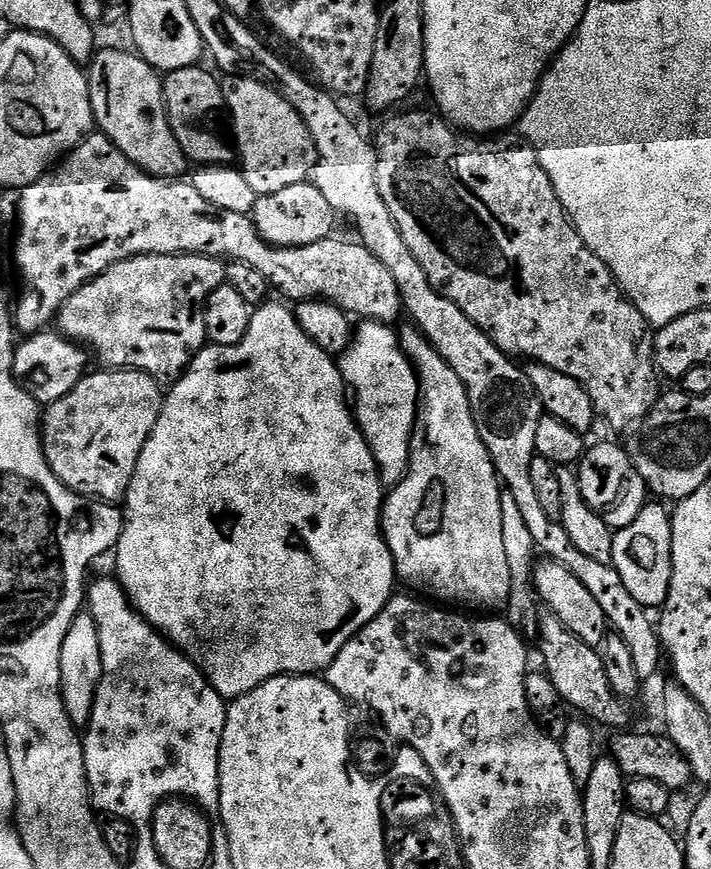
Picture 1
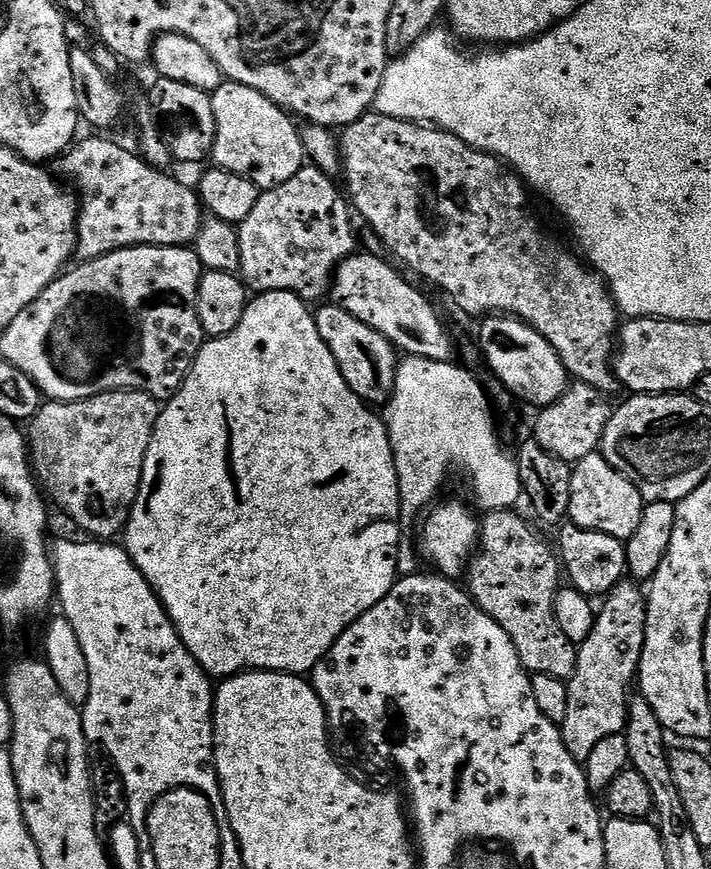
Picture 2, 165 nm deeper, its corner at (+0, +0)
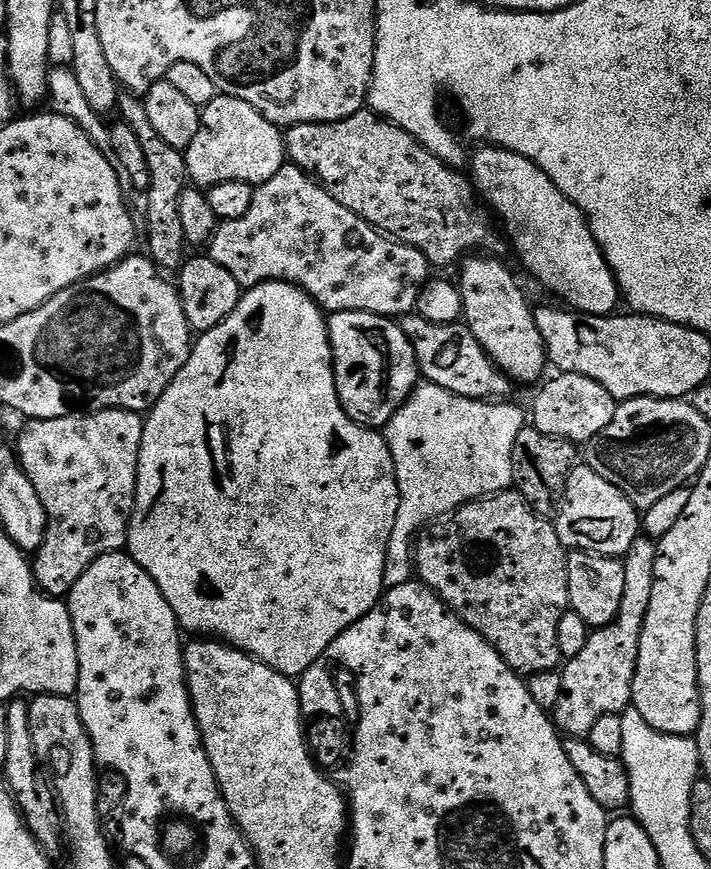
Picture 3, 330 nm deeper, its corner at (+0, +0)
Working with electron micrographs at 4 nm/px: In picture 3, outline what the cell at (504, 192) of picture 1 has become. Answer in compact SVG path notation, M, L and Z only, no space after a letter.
M365 110L354 114L345 120L338 122L326 122L325 124L293 124L286 132L286 156L291 163L297 168L303 168L309 176L317 179L323 184L335 200L342 202L342 206L346 206L346 210L350 210L354 214L358 214L358 218L362 218L367 224L373 224L378 231L383 232L385 236L402 244L409 244L418 249L429 262L429 265L444 268L447 264L453 266L459 265L469 254L475 253L488 239L492 236L492 220L489 209L482 203L471 179L467 175L464 176L460 172L455 172L451 168L447 159L436 156L429 148L423 148L417 140L410 134L406 134L406 130L402 130L397 124L391 124L385 120L383 116L377 116L371 110Z

